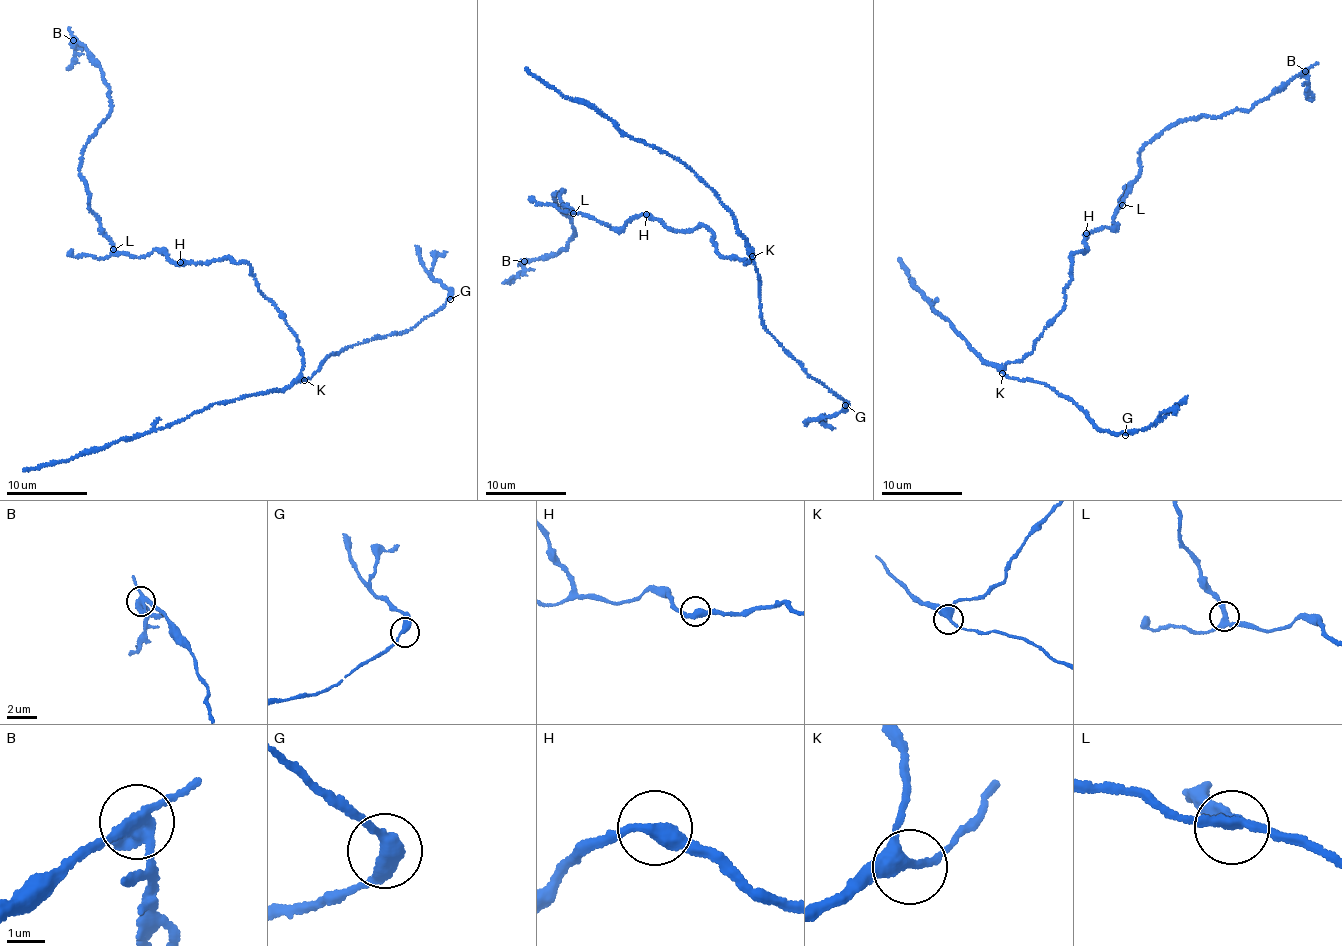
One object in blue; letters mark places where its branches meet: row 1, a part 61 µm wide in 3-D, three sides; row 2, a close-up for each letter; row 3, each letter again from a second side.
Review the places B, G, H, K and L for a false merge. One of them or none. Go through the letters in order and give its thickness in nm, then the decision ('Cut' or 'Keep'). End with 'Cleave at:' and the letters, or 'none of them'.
B: Thickness 320 nm. Cut
G: Thickness 360 nm. Keep
H: Thickness 360 nm. Keep
K: Thickness 380 nm. Keep
L: Thickness 280 nm. Keep
Cleave at: B

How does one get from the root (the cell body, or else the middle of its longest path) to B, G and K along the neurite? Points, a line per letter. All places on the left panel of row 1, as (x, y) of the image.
B: (237, 263), (115, 249), (80, 170), (87, 141), (111, 112), (111, 91), (73, 40)
G: (237, 263), (248, 264), (259, 290), (282, 311), (307, 380), (327, 355), (410, 329), (450, 299)
K: (237, 263), (248, 264), (259, 290), (282, 311), (298, 343), (304, 380)

